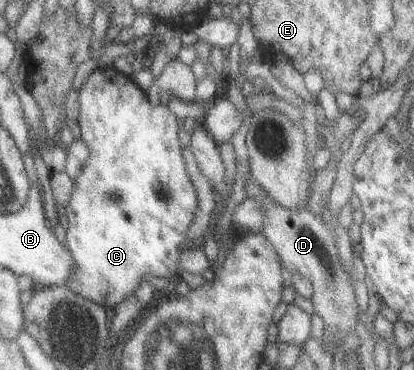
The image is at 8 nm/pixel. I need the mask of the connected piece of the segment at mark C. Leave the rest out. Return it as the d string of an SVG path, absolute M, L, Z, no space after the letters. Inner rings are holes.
M112 65L99 66L89 72L81 83L77 100L78 115L76 121L79 127L79 134L81 135L80 141L85 144L89 156L87 162L83 164L83 168L81 172L79 172L77 178L72 180L72 188L67 205L60 210L65 213L65 218L67 218L67 229L64 230L63 245L64 248L69 251L72 258L71 275L69 275L69 279L65 281L65 287L69 292L86 298L93 304L98 304L111 312L115 304L123 302L123 298L134 294L139 284L144 281L144 277L167 277L173 280L178 275L179 253L181 248L187 244L185 232L187 232L193 220L193 215L197 209L197 200L181 156L177 117L166 105L161 105L159 103L156 106L152 106L149 104L146 93L141 89L138 80L131 79L129 76L116 71Z

